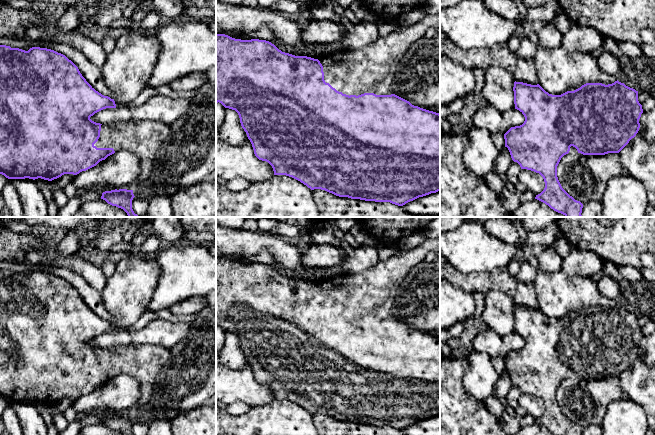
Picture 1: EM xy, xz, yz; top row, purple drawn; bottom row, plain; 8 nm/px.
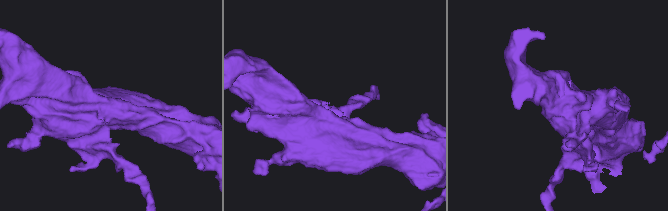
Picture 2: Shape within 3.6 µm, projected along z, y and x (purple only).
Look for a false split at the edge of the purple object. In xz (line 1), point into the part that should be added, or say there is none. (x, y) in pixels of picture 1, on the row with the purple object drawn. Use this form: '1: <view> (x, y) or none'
1: xz (371, 69)

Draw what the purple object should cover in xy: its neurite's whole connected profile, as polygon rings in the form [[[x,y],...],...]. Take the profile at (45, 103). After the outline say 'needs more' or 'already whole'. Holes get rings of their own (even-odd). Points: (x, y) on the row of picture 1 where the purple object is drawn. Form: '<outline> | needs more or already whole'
[[[0,45],[0,174],[8,179],[41,178],[52,181],[64,174],[77,175],[86,171],[115,152],[129,151],[140,161],[140,174],[132,186],[105,191],[101,199],[123,209],[128,217],[147,217],[134,213],[133,190],[144,184],[151,175],[156,152],[170,136],[171,125],[152,120],[100,124],[90,119],[106,108],[116,108],[114,99],[96,91],[65,55],[47,48],[32,47],[25,51]]] | needs more

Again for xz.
[[[440,14],[426,15],[421,21],[410,26],[398,26],[392,33],[379,37],[361,49],[346,49],[325,55],[319,59],[295,56],[282,52],[266,40],[235,39],[225,34],[216,34],[216,103],[235,110],[242,128],[250,140],[255,156],[268,162],[274,175],[292,177],[311,190],[321,189],[339,197],[375,202],[390,202],[403,206],[419,197],[440,191],[440,114],[412,105],[409,101],[393,93],[393,81],[400,62],[408,49],[430,28],[440,29]]] | needs more

